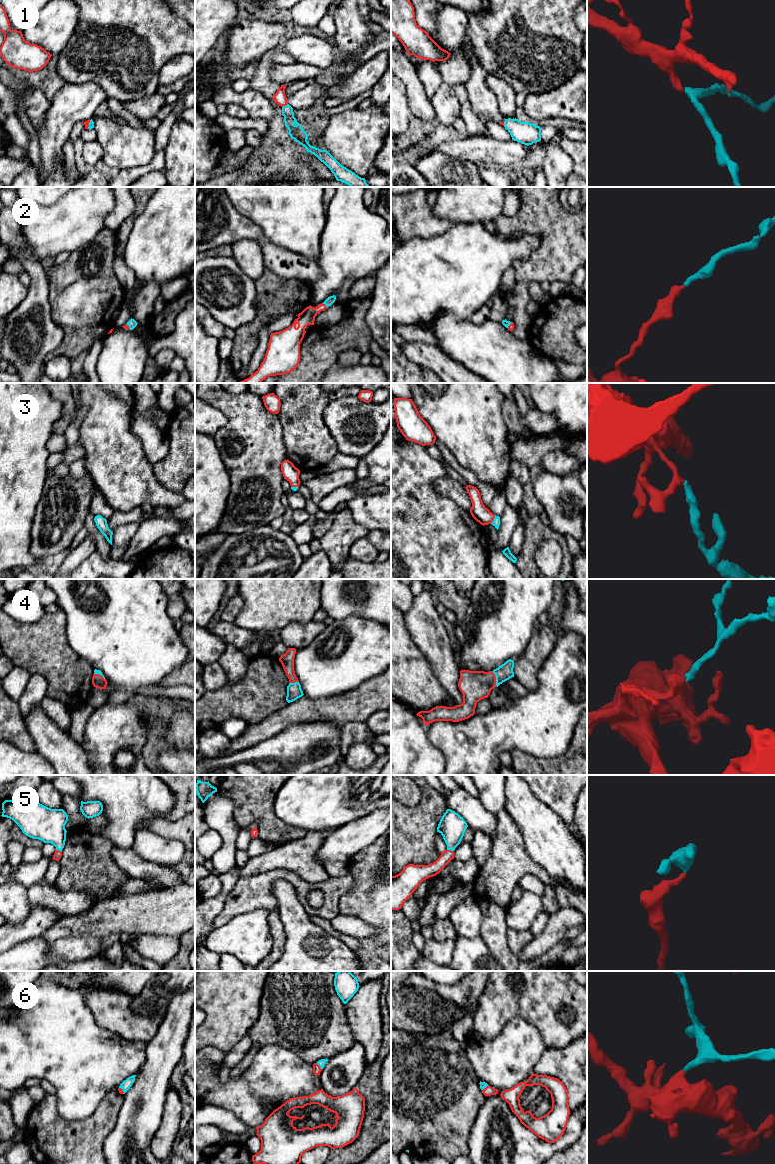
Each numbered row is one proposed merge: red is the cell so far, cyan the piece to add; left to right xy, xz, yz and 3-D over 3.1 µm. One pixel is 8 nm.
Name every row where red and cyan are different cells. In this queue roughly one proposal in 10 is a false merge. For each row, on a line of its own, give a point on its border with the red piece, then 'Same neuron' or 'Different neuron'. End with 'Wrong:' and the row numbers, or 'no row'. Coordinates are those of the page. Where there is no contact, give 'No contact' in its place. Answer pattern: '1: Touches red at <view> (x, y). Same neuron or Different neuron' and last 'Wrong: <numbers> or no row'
1: Touches red at xz (284, 105). Same neuron
2: Touches red at xz (325, 305). Same neuron
3: Touches red at yz (493, 519). Same neuron
4: Touches red at yz (495, 679). Same neuron
5: Touches red at yz (450, 850). Same neuron
6: Touches red at xz (319, 1066). Same neuron
Wrong: no row

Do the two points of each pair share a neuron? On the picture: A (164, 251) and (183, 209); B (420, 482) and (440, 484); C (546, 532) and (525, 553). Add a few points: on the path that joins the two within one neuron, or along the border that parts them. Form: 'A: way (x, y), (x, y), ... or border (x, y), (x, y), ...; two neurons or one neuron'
A: way (165, 241), (183, 223), (183, 219); one neuron
B: border (446, 474), (436, 480), (434, 489), (451, 499); two neurons
C: way (540, 535), (528, 547); one neuron

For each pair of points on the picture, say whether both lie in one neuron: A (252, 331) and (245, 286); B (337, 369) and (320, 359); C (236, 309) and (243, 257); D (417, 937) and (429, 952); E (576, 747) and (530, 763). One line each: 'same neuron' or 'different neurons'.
A: different neurons
B: different neurons
C: different neurons
D: different neurons
E: same neuron

